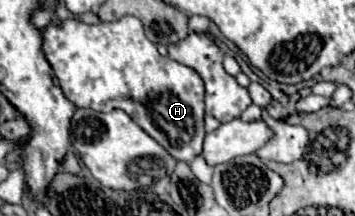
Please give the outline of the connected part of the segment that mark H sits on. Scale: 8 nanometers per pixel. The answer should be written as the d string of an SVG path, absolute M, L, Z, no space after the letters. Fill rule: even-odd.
M123 16L117 22L83 24L79 20L65 20L63 26L43 30L43 48L49 64L59 78L61 90L77 108L91 108L97 112L111 112L115 108L125 110L151 138L155 138L173 158L191 162L201 154L205 130L203 130L203 94L205 86L201 76L167 56L157 52L157 46L145 36L141 20L135 16Z

